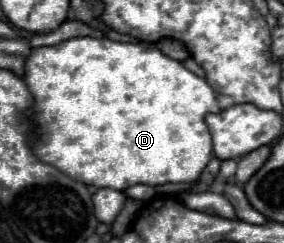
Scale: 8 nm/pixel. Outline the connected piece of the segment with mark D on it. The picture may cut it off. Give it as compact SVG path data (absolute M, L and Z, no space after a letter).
M76 37L76 39L62 41L62 45L38 47L26 59L24 81L30 89L30 93L34 95L34 107L28 111L36 125L36 131L38 131L38 141L34 143L34 153L40 161L54 165L56 169L60 169L74 181L82 181L82 183L94 185L94 187L110 187L110 189L118 189L118 191L126 191L128 187L132 187L136 183L144 183L144 185L152 185L152 187L164 185L164 183L192 183L200 177L202 169L208 165L208 161L212 157L212 139L210 139L210 131L204 123L204 117L208 113L220 113L214 89L208 85L206 79L188 71L180 61L164 55L154 43L122 43L122 41L96 39L96 37Z

